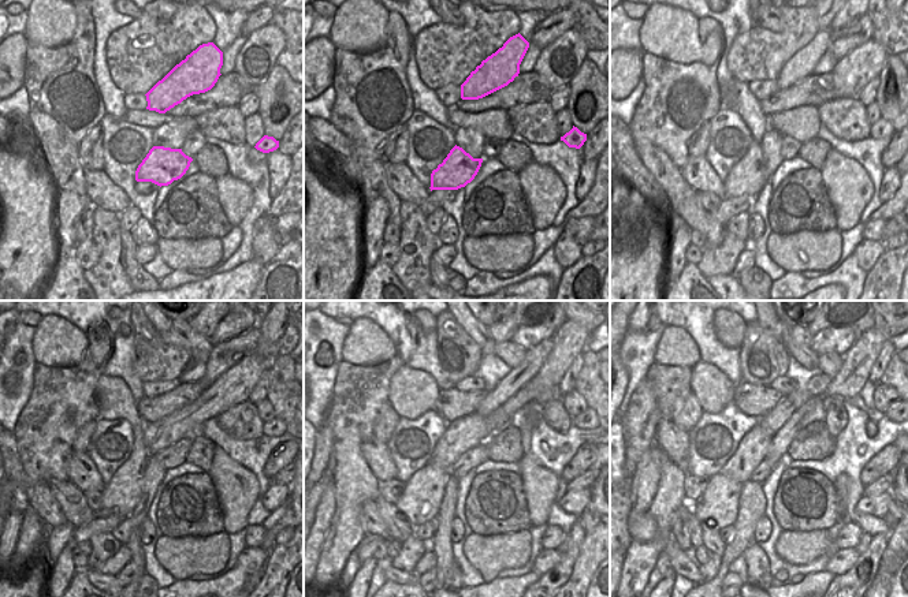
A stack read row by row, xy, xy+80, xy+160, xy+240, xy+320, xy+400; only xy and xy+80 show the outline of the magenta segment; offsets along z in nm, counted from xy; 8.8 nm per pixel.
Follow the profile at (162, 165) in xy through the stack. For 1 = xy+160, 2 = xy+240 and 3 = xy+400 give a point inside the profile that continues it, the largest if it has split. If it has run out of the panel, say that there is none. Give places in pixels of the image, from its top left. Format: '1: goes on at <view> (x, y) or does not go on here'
1: goes on at xy+160 (747, 178)
2: goes on at xy+240 (122, 493)
3: goes on at xy+400 (718, 507)

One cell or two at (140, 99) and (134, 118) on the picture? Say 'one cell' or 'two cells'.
two cells

